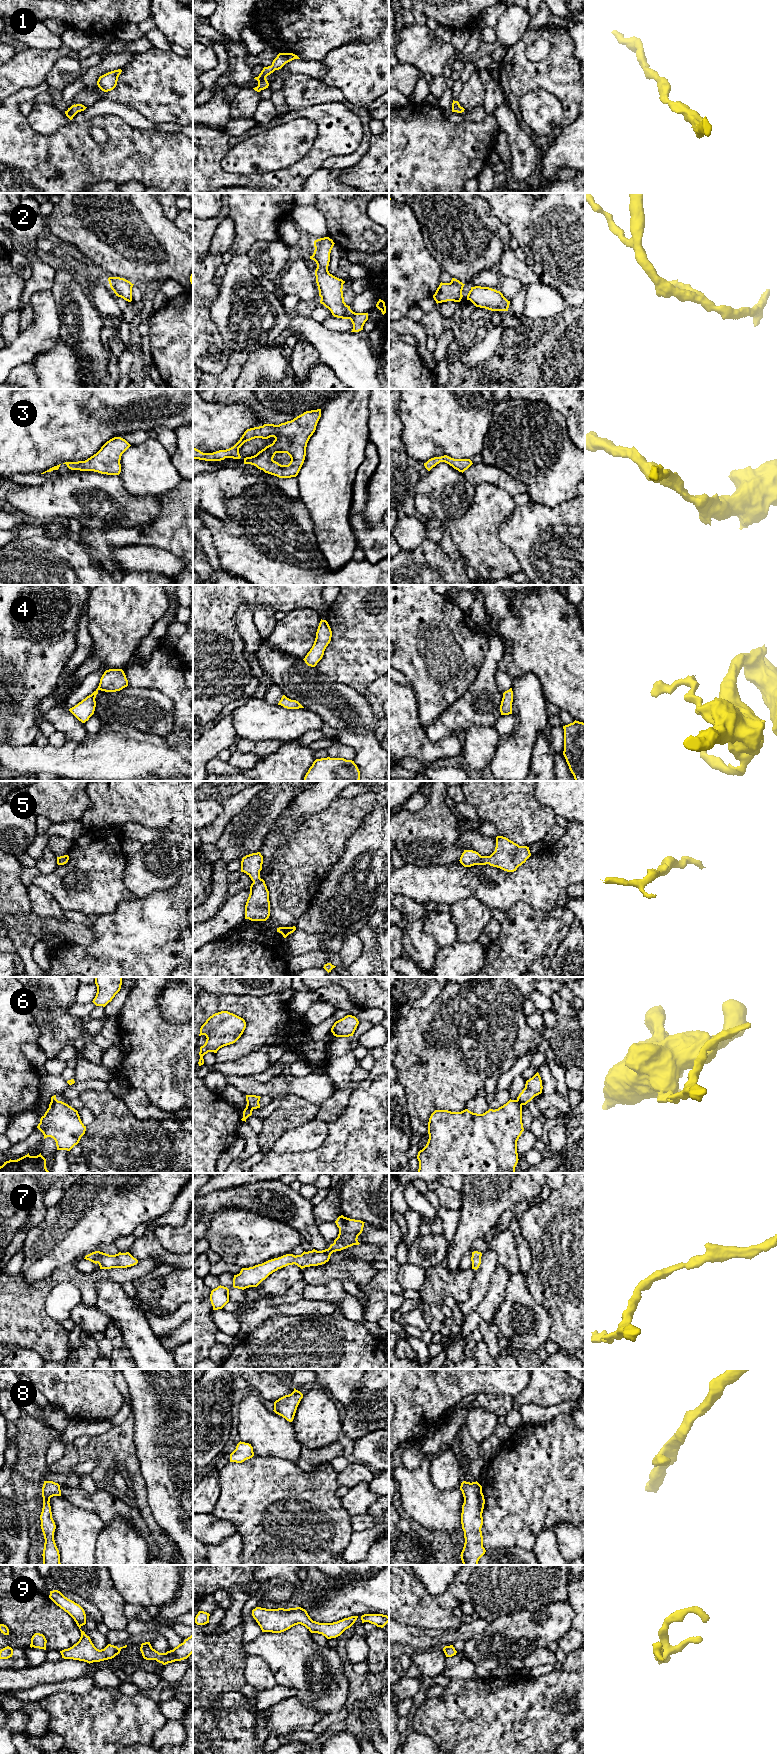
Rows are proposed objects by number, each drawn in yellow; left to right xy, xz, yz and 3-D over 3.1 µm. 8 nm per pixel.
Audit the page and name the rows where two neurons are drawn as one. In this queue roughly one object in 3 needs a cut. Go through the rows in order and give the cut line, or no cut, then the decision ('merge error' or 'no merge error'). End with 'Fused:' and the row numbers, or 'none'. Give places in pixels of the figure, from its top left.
1: cut none; no merge error
2: cut none; no merge error
3: cut none; no merge error
4: cut none; no merge error
5: cut none; no merge error
6: cut xz (246, 1106), (253, 1108); merge error
7: cut none; no merge error
8: cut none; no merge error
9: cut none; no merge error
Fused: 6

